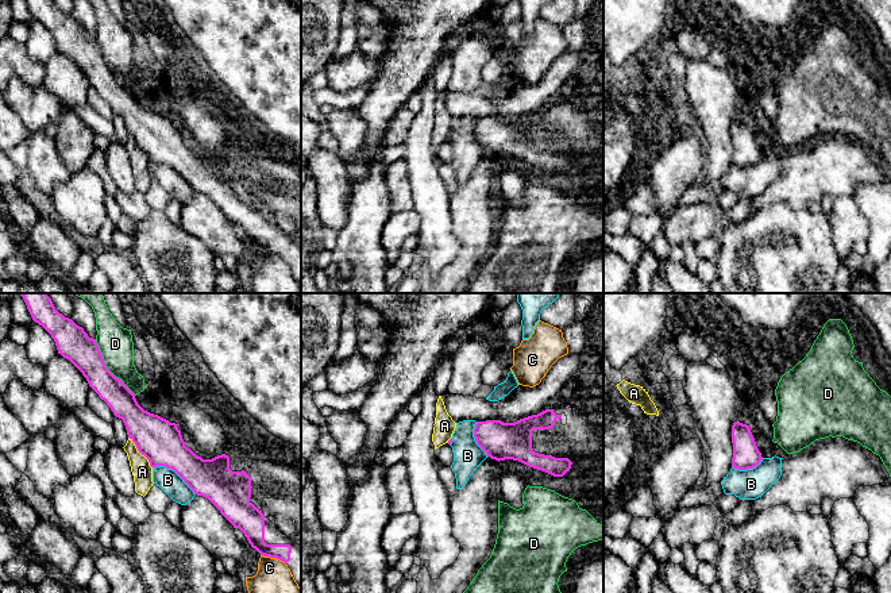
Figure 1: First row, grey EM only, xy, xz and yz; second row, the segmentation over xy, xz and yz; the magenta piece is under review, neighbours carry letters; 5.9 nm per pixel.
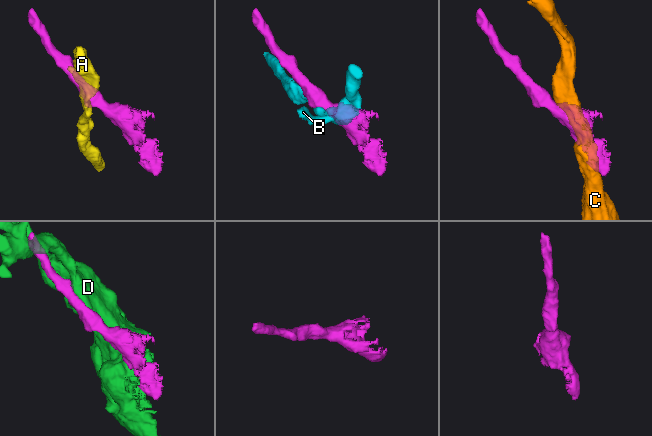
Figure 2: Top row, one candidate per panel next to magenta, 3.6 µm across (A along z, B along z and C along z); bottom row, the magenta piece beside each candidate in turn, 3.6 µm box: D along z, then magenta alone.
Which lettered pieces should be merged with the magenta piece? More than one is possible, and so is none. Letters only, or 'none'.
none

